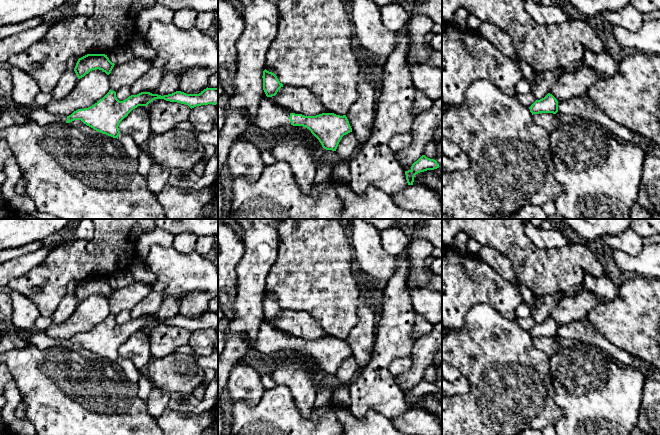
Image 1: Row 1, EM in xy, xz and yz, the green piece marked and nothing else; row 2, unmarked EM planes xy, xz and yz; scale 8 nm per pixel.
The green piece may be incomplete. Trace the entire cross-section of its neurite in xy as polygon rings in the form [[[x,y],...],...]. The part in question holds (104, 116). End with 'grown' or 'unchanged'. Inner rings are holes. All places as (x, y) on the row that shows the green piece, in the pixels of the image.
[[[206,88],[199,94],[186,94],[176,91],[168,95],[152,94],[150,92],[141,92],[137,95],[131,95],[123,101],[119,101],[116,92],[109,92],[94,105],[78,109],[69,116],[60,116],[49,113],[45,107],[35,108],[30,112],[28,120],[35,121],[40,125],[46,125],[53,122],[70,123],[74,120],[81,120],[87,126],[94,130],[117,138],[120,134],[119,124],[128,116],[128,114],[138,106],[147,106],[155,99],[164,99],[170,102],[177,102],[188,105],[191,109],[201,105],[216,105],[218,103],[218,88]]]; grown

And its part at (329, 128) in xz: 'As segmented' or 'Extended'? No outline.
Extended

